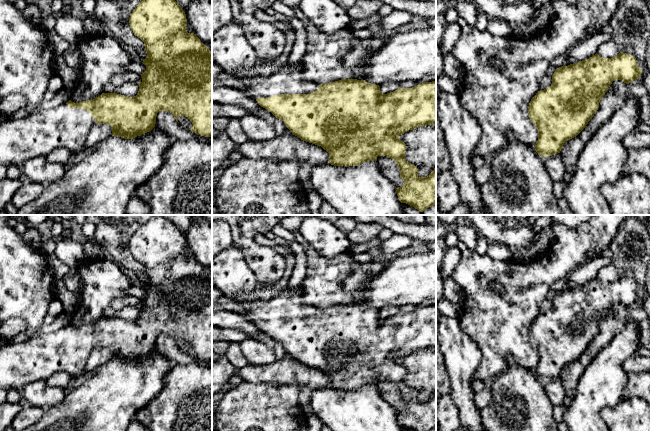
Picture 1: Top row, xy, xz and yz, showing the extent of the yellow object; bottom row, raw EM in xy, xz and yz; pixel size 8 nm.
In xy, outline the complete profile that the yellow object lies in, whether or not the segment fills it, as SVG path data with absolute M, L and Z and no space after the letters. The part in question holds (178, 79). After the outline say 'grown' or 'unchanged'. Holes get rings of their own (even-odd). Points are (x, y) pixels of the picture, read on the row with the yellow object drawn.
M142 0L132 11L129 17L129 25L134 35L140 38L145 45L145 50L147 57L143 59L143 64L146 66L146 71L141 75L142 81L137 83L139 85L139 91L136 96L128 97L117 93L102 93L100 96L93 100L86 100L79 103L74 103L69 100L66 104L60 105L58 107L38 110L33 114L21 118L14 119L11 121L6 121L0 124L0 165L11 166L17 165L21 166L25 161L30 160L36 156L46 156L52 150L56 148L67 148L73 153L87 152L86 139L87 136L95 123L98 124L108 124L112 127L112 136L120 136L125 139L133 139L137 136L141 136L144 133L150 132L156 124L156 116L159 111L167 111L173 114L174 118L178 122L177 118L179 116L187 117L193 124L192 128L189 129L196 133L197 135L211 137L212 136L212 52L204 45L200 39L194 33L188 33L186 30L187 19L186 14L181 8L181 6L175 0Z | grown

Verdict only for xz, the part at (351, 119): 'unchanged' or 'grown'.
grown

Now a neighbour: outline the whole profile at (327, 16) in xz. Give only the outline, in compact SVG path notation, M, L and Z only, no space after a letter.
M301 0L298 8L312 25L328 35L348 29L352 20L333 0Z

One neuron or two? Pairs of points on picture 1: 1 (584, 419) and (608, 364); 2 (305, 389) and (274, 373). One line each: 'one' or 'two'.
1: one
2: one

